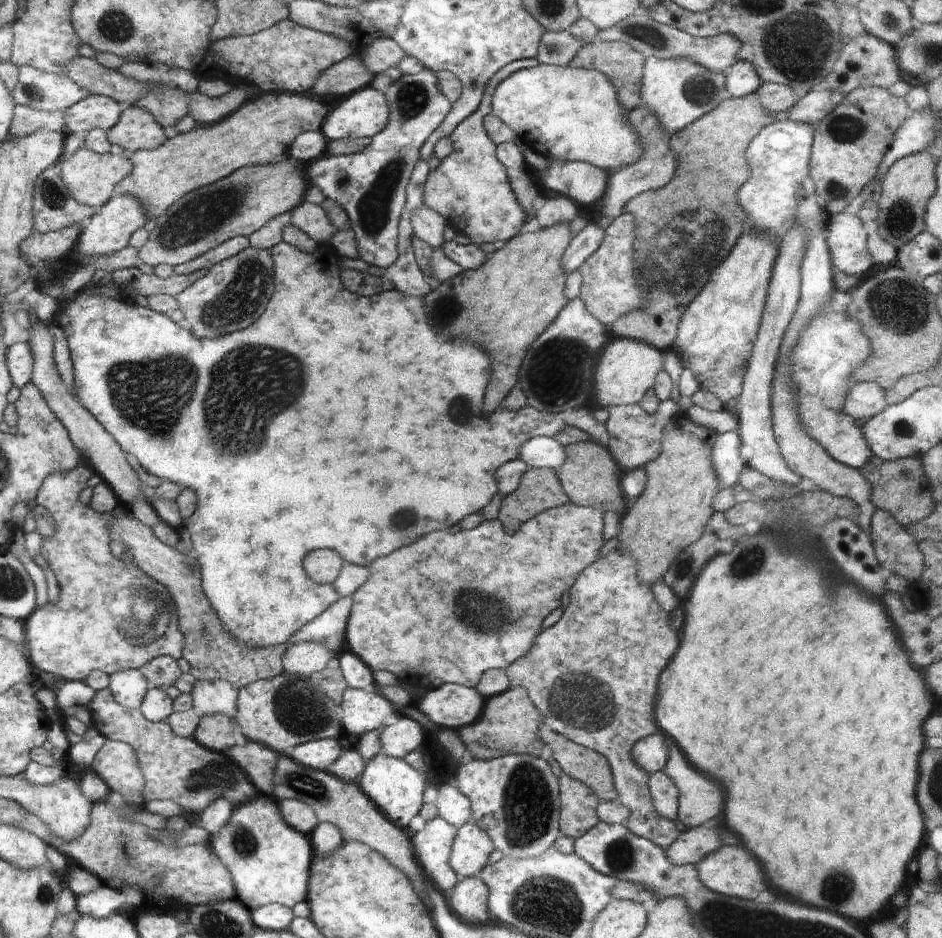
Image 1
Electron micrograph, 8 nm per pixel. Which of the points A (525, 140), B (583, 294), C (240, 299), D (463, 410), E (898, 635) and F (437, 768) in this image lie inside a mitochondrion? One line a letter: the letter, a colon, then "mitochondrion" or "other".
A: other
B: other
C: mitochondrion
D: mitochondrion
E: other
F: mitochondrion

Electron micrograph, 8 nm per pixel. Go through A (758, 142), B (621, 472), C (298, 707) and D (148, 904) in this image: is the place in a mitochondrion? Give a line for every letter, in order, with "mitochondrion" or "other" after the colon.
A: other
B: other
C: mitochondrion
D: other

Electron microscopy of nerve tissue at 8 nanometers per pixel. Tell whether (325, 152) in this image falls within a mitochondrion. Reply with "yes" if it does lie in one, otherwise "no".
no

